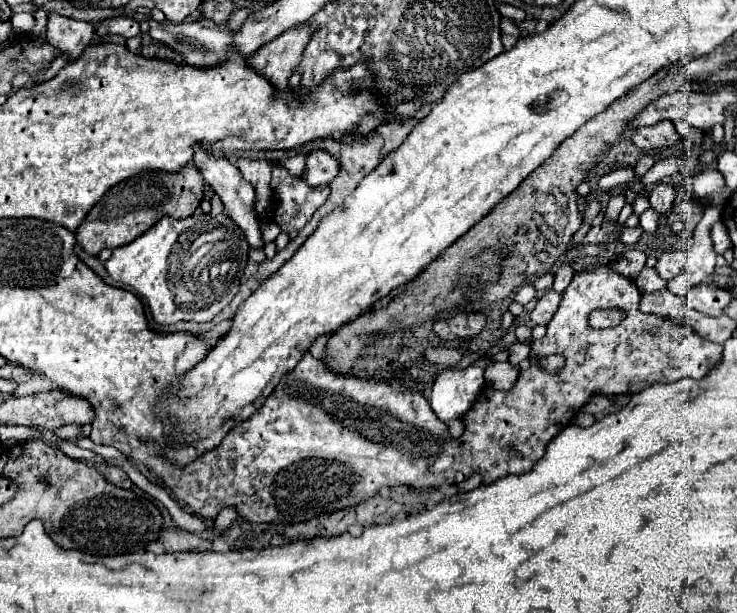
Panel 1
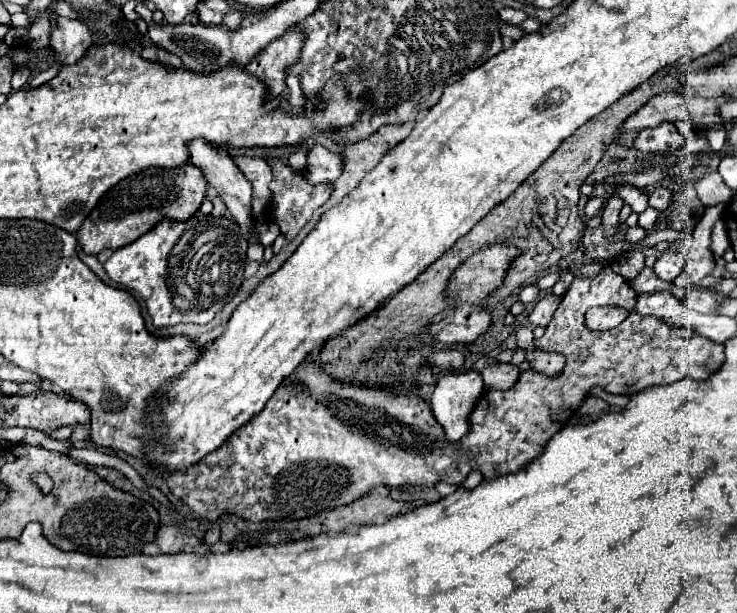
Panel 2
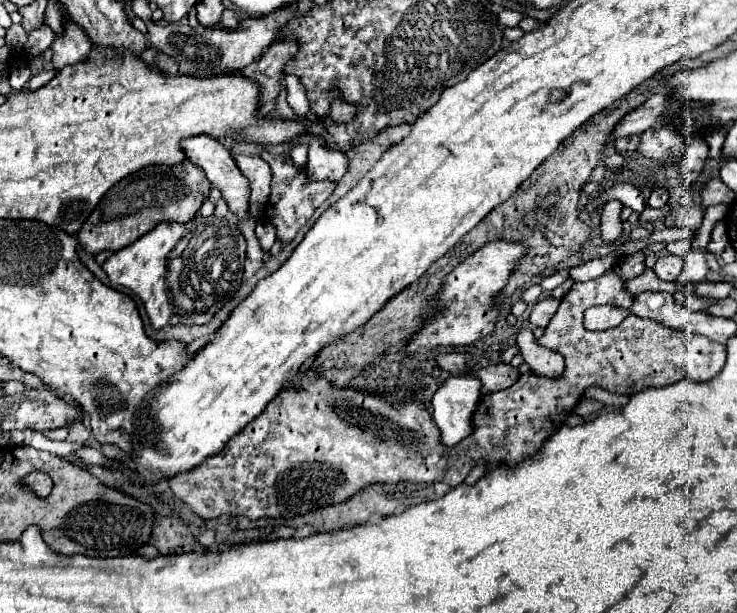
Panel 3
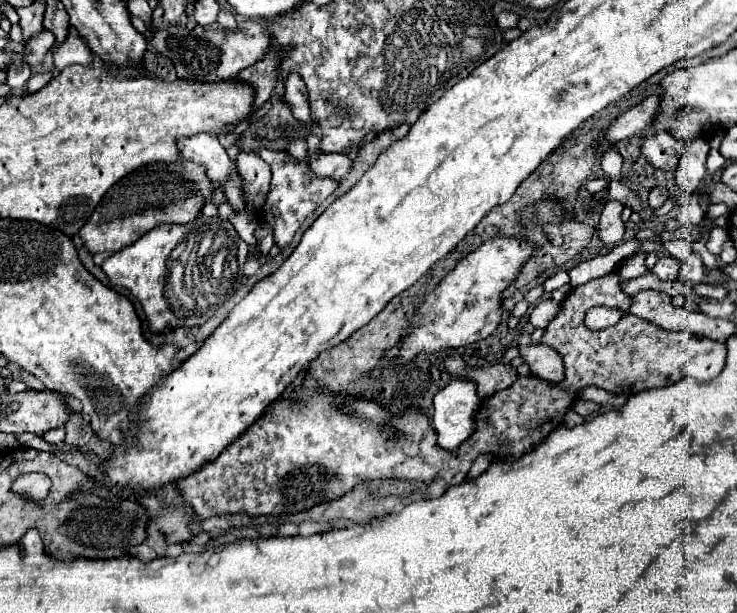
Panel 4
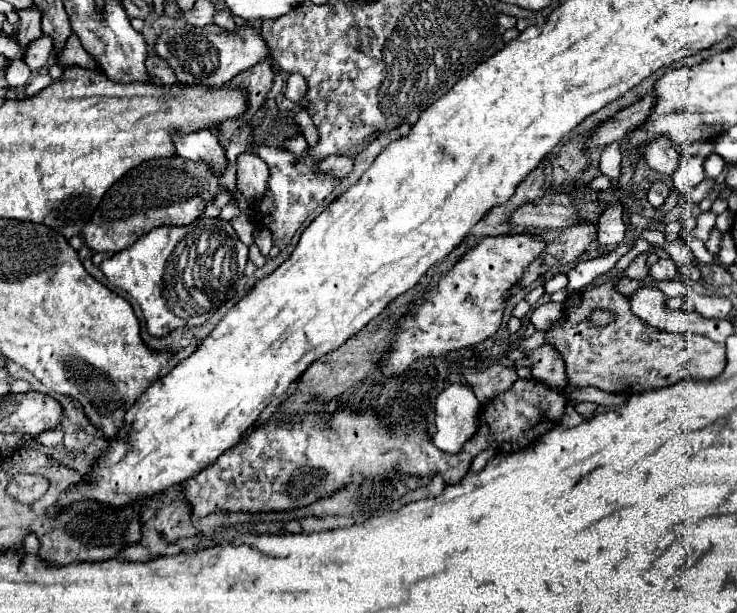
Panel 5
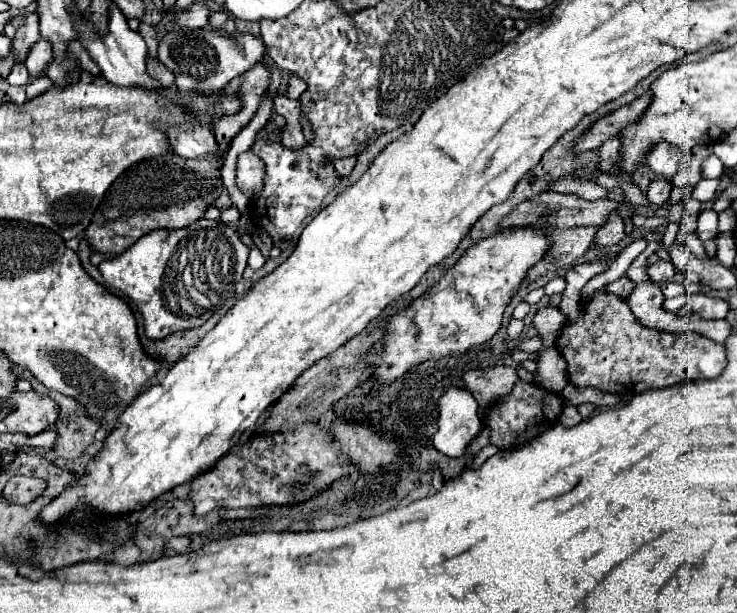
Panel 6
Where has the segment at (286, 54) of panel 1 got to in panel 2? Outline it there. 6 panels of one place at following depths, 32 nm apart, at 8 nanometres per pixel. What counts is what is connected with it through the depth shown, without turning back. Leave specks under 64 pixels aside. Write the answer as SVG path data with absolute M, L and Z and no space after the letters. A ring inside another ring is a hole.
M292 28L284 36L270 42L246 66L248 72L252 72L256 78L260 78L260 80L264 80L264 84L268 84L268 90L270 90L268 100L274 100L276 96L280 96L286 90L288 68L300 60L304 40L306 40L304 32Z

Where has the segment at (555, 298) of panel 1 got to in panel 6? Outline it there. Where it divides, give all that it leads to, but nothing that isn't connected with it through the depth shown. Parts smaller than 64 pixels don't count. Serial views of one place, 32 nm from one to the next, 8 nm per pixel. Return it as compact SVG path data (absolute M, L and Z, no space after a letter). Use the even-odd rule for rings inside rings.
M550 304L540 309L533 317L533 325L540 336L544 338L546 346L552 346L552 334L560 330L566 323L566 317L561 313L558 306L553 307Z

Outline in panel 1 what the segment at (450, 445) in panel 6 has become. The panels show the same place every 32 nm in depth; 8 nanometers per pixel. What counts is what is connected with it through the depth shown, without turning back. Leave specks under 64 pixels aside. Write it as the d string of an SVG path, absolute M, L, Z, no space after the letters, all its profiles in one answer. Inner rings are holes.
M446 368L442 370L432 386L430 406L440 420L450 428L450 436L462 434L462 416L474 404L480 390L484 388L484 368Z

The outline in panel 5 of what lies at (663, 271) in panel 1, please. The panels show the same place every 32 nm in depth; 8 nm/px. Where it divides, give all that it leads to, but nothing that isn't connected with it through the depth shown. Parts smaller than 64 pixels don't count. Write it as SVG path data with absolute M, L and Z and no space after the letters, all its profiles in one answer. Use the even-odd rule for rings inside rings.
M660 258L652 268L650 268L650 274L656 278L656 280L674 280L676 274L678 274L678 266L672 258Z

